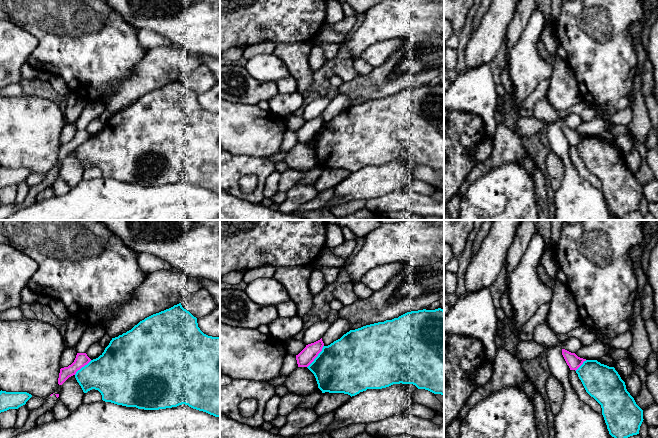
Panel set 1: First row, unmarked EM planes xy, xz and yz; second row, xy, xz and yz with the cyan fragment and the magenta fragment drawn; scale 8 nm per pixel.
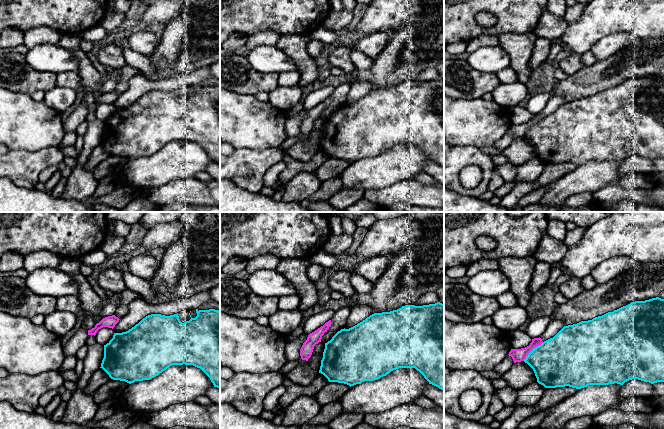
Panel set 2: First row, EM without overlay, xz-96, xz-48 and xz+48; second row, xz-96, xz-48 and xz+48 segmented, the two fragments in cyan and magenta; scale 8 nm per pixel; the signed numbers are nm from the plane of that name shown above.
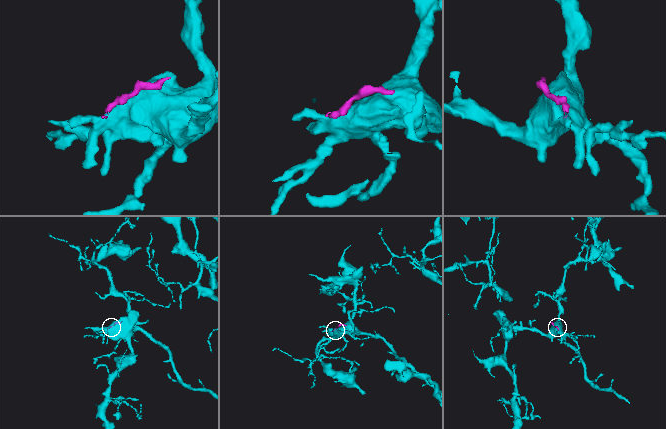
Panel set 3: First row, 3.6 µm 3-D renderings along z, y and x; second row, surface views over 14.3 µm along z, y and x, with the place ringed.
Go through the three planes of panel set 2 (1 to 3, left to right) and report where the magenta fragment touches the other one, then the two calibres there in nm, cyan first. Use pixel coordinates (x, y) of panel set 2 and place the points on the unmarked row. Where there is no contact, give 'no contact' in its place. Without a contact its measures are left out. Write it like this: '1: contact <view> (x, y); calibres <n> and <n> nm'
1: no contact
2: no contact
3: contact xz+48 (532, 126); calibres 400 and 110 nm

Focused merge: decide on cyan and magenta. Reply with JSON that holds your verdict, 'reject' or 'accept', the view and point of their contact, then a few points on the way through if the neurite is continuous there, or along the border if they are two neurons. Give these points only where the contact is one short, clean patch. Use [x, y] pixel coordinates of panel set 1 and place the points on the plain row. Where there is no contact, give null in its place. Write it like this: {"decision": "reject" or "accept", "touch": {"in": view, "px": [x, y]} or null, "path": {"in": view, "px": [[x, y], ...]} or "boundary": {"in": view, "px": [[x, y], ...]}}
{"decision": "reject", "touch": {"in": "xz", "px": [317, 132]}}

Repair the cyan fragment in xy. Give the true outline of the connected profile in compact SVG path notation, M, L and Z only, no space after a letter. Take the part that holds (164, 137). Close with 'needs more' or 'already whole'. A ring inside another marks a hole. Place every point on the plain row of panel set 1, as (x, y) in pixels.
M179 79L145 94L131 106L112 114L104 128L78 146L75 154L84 169L98 166L105 178L144 186L185 180L220 194L220 113L204 110L198 103L197 94Z; already whole

